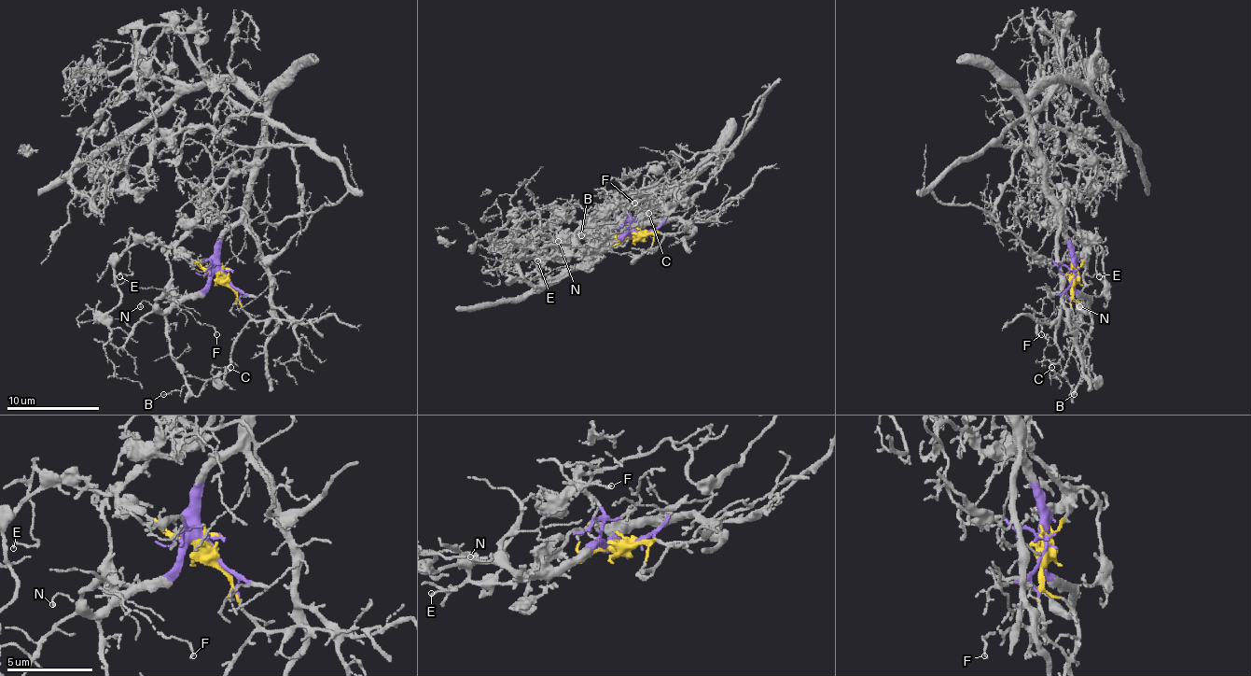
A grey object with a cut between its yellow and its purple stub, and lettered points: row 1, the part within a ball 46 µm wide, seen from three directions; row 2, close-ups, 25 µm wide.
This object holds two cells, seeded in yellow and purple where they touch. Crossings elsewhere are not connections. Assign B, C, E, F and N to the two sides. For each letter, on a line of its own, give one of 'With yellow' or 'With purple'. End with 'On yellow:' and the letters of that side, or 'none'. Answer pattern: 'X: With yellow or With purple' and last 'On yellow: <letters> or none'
B: With purple
C: With purple
E: With yellow
F: With purple
N: With purple
On yellow: E

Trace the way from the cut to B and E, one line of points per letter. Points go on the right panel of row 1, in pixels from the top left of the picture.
B: (1074, 274), (1072, 286), (1088, 302), (1091, 316), (1091, 334), (1086, 339), (1078, 386), (1074, 395)
E: (1074, 274), (1083, 262), (1095, 235), (1095, 272), (1100, 276)

